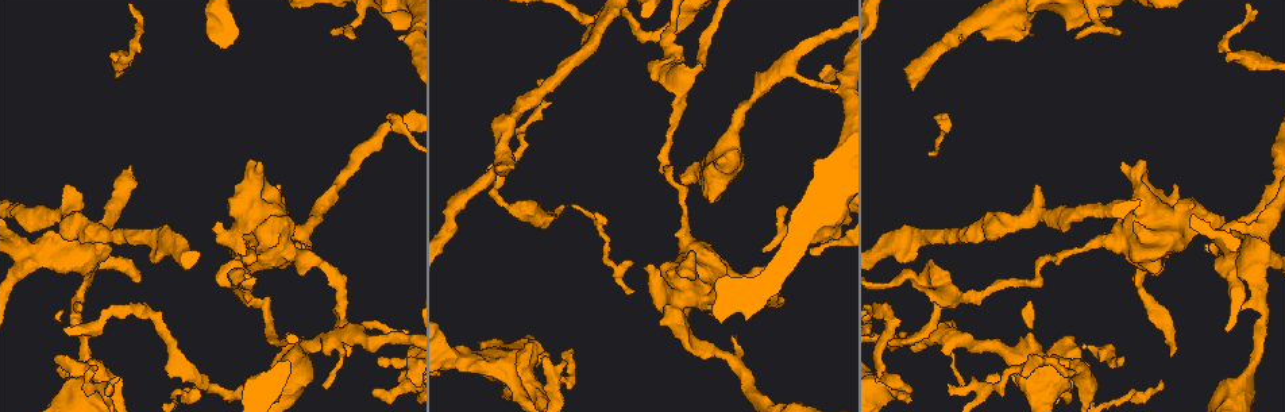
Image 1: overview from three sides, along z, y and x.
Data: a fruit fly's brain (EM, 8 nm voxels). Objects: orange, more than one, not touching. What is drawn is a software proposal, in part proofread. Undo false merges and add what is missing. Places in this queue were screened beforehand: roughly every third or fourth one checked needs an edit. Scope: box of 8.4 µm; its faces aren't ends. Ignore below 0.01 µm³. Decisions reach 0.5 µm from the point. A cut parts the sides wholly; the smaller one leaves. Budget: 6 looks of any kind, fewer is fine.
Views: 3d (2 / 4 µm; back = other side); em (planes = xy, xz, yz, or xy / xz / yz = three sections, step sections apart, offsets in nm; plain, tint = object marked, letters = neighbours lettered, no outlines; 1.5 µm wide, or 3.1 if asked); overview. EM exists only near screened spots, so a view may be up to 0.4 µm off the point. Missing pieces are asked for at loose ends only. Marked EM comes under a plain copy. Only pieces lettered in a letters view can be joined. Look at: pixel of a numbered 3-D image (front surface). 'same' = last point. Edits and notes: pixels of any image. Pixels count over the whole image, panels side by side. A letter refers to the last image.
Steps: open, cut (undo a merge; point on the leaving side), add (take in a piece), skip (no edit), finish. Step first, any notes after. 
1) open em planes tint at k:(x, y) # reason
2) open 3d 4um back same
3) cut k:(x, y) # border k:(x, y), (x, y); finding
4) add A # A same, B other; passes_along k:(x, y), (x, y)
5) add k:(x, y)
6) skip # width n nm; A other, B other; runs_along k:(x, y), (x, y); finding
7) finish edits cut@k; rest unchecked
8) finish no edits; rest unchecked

open em planes tint at 1:(79, 307) # an open end

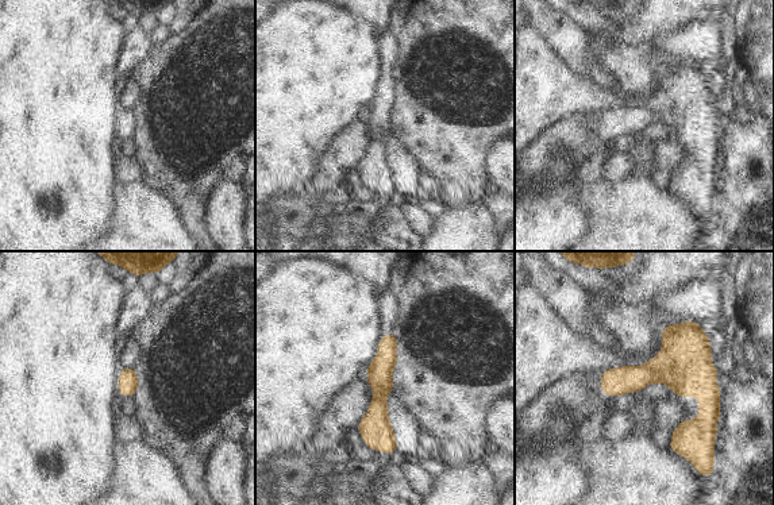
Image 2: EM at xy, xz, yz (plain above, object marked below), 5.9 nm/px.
open em planes letters same # what lies round it

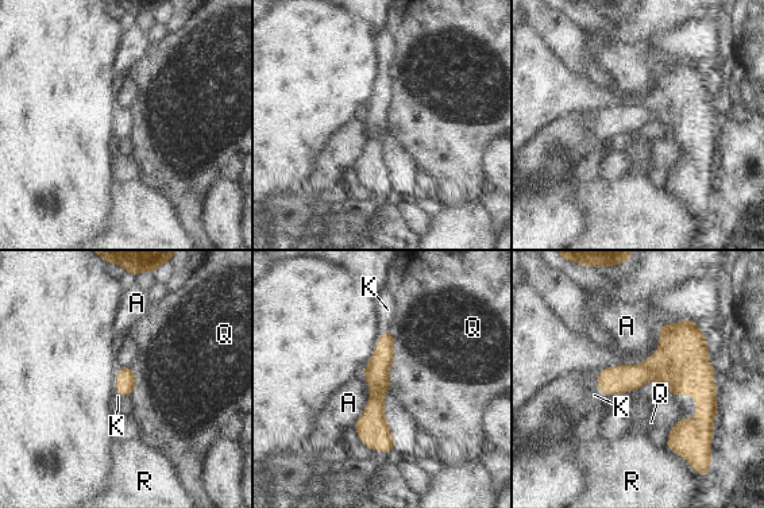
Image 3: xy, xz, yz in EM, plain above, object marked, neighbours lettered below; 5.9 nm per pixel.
add K # longest_contact Q 360 nm; A other, K same, Q other, R other; passes_along 3:(621, 378), (599, 391), (594, 395); the neuron continues

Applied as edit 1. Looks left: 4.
open overview # redraw

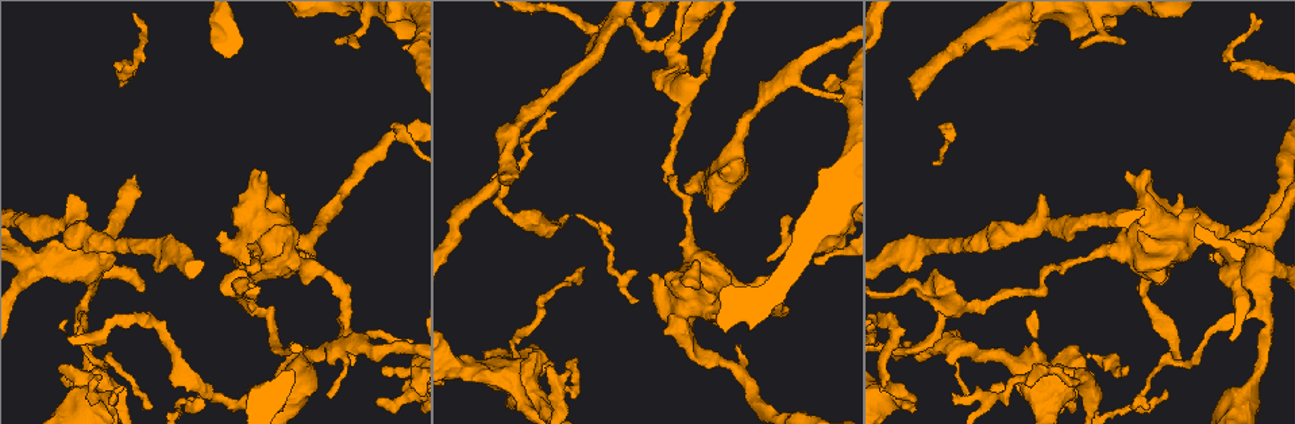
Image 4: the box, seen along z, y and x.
open em xy step 4 tint at 4:(681, 105) # a fork

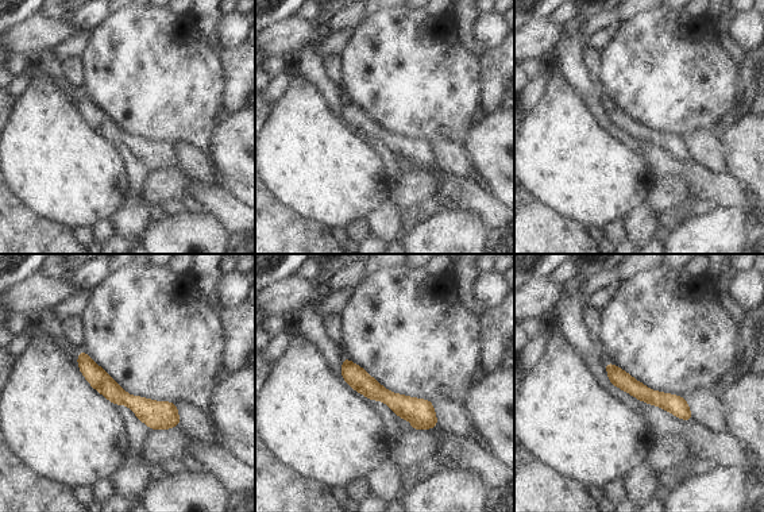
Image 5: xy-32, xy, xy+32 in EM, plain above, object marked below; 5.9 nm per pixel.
open em yz step 8 tint same # cut it another way

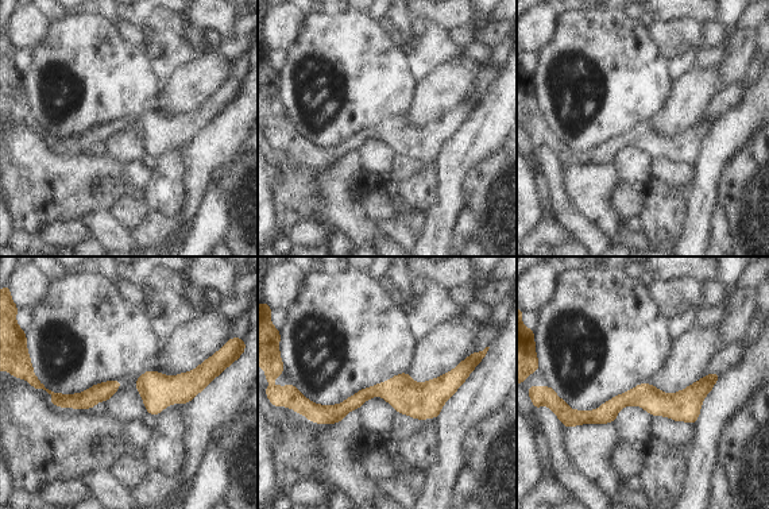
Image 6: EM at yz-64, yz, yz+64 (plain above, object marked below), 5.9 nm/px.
open em yz step 8 letters same # see the neighbours

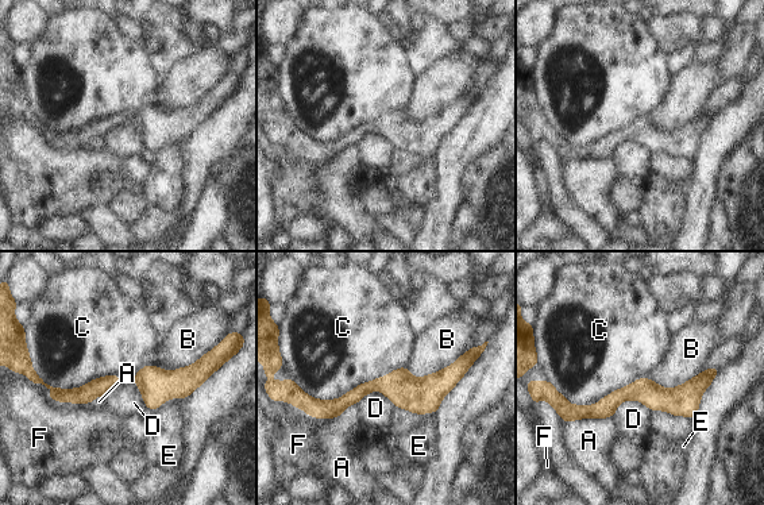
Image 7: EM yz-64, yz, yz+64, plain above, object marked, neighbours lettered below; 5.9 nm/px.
skip # A other, B other, C other, D other, E other, F other; continuous, no second neuron

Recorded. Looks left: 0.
finish edits add@3; rest unchecked

